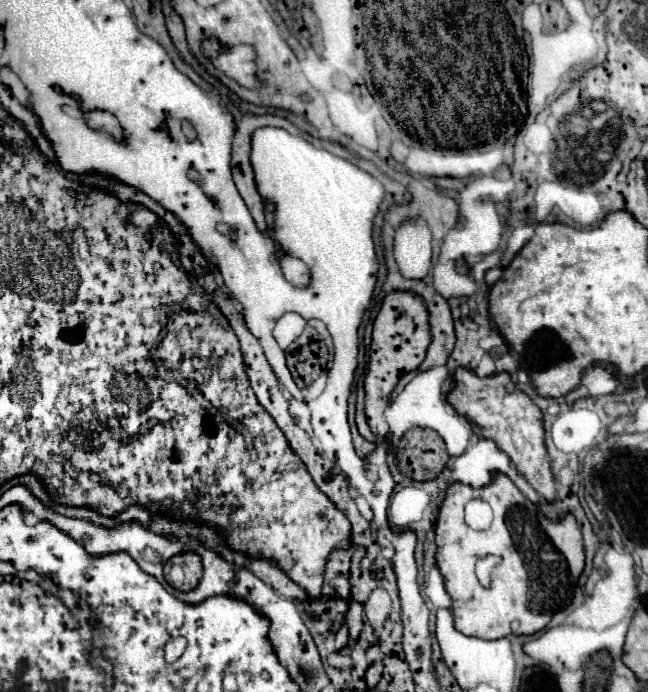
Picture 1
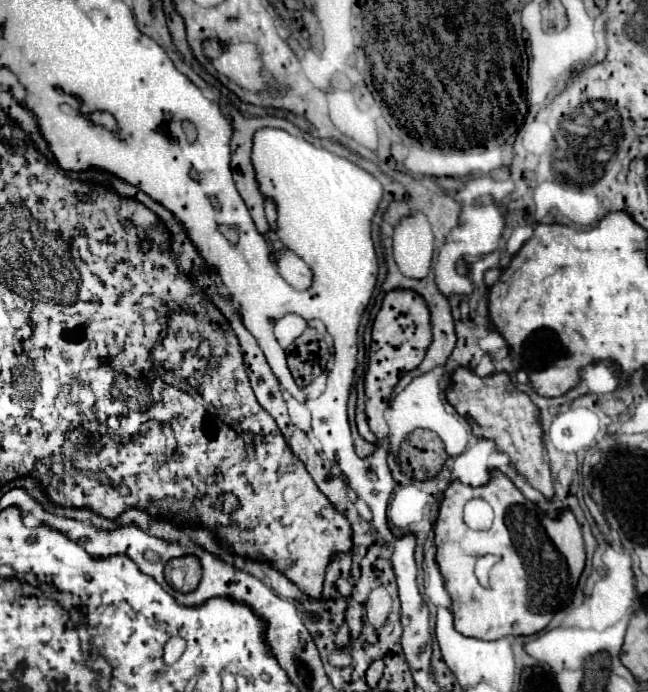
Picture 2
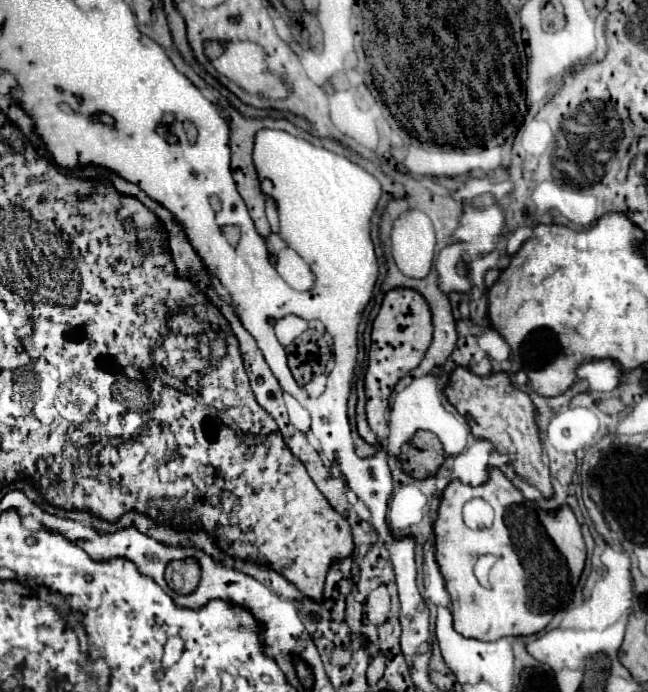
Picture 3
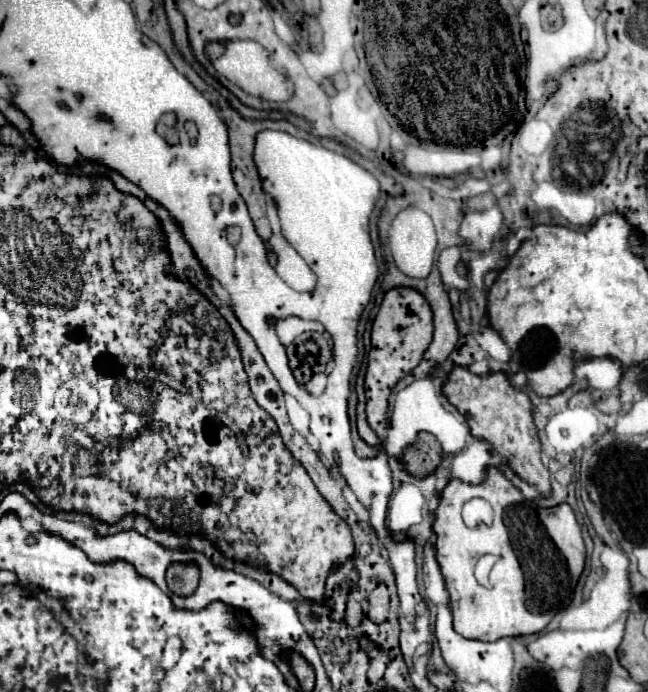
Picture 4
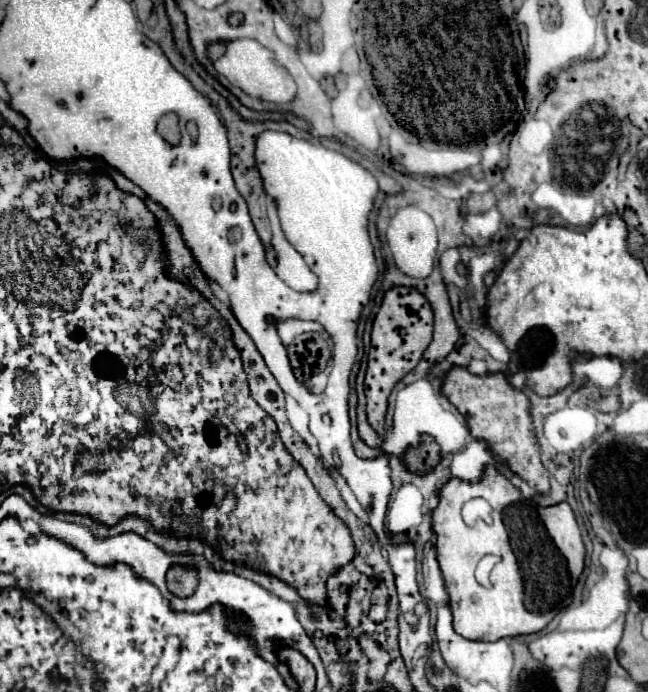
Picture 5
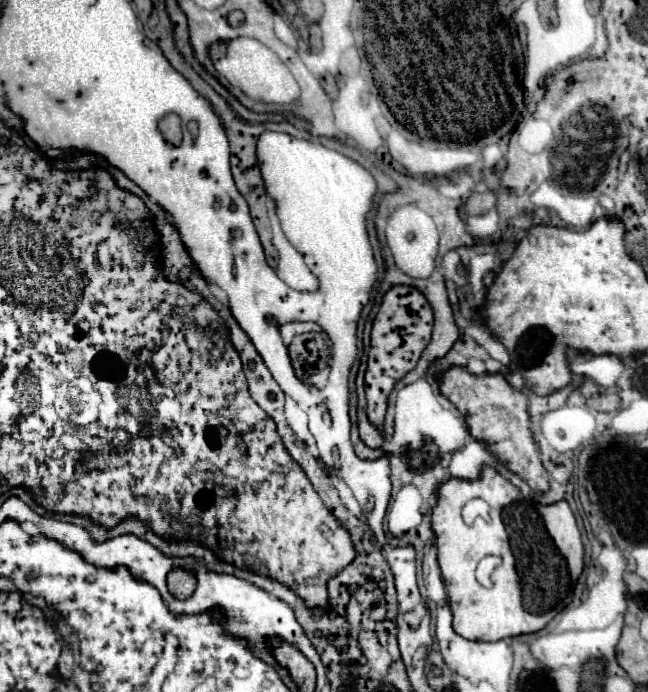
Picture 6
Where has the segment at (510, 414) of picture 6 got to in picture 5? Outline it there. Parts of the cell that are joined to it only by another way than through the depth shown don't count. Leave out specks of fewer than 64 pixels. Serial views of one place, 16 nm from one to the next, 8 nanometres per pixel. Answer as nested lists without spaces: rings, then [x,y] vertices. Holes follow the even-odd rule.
[[[456,366],[446,372],[442,382],[442,394],[458,408],[458,412],[466,418],[470,434],[476,440],[488,442],[490,450],[502,458],[502,462],[526,480],[534,490],[546,494],[550,490],[548,472],[540,462],[538,442],[534,438],[534,430],[530,432],[530,412],[528,412],[528,398],[524,392],[512,388],[504,374],[484,374],[474,376],[466,368]],[[542,478],[542,484],[540,484]]]

